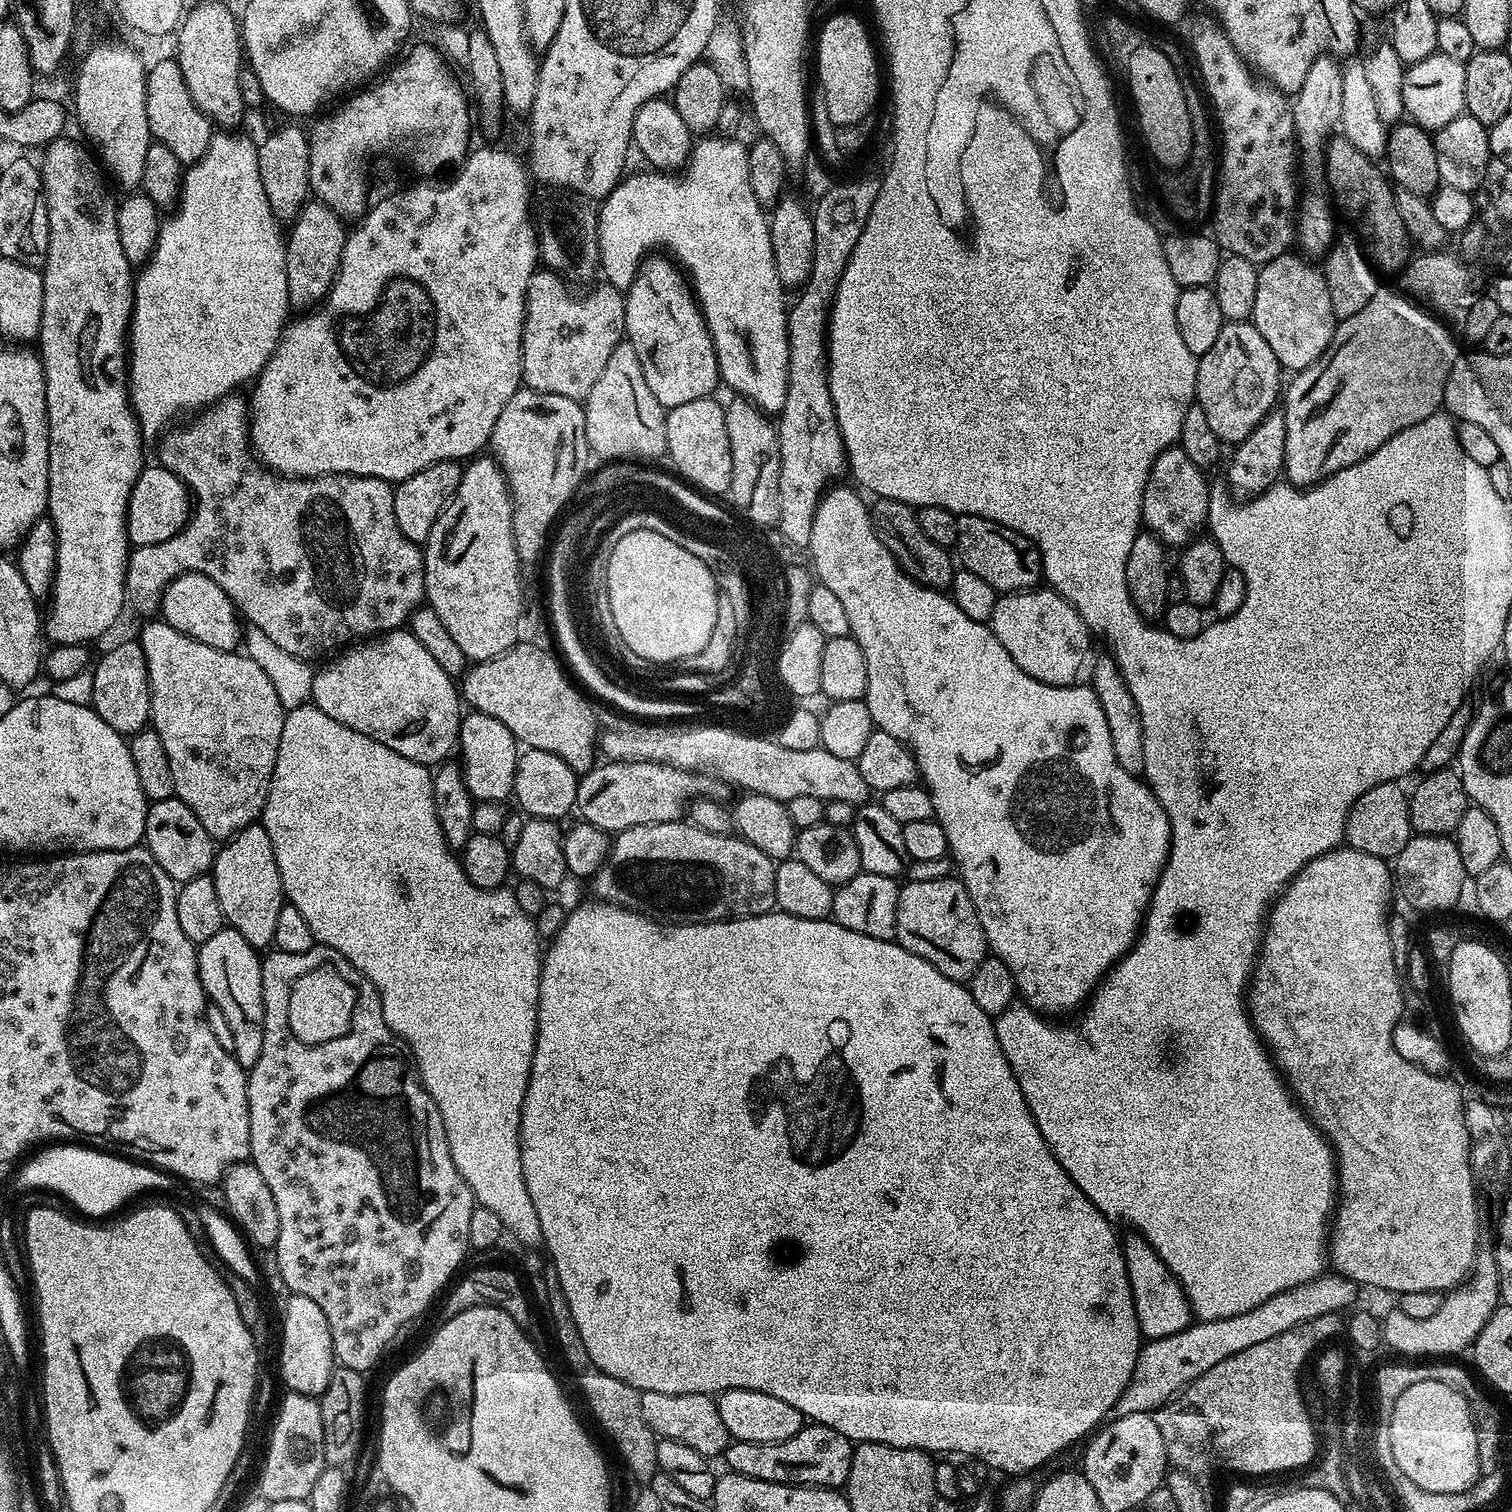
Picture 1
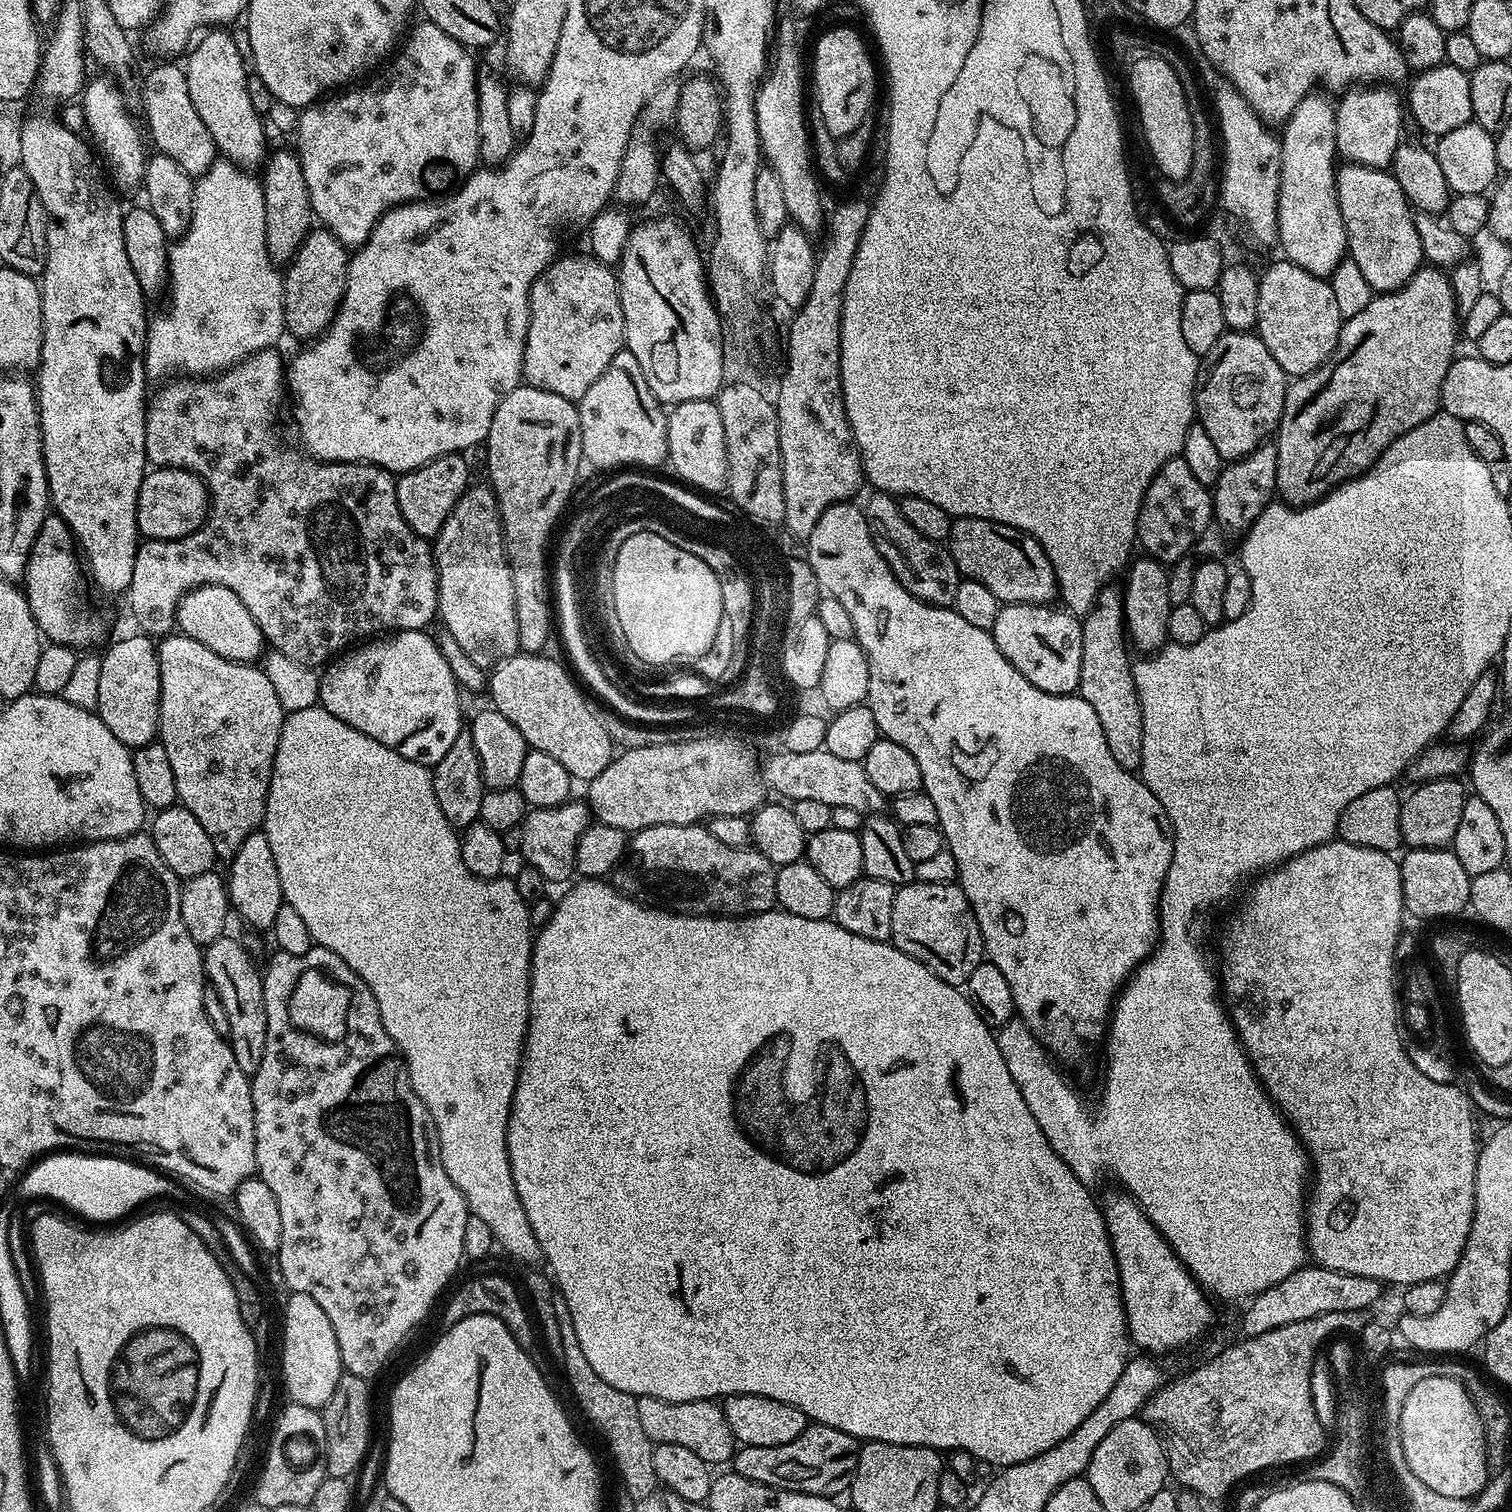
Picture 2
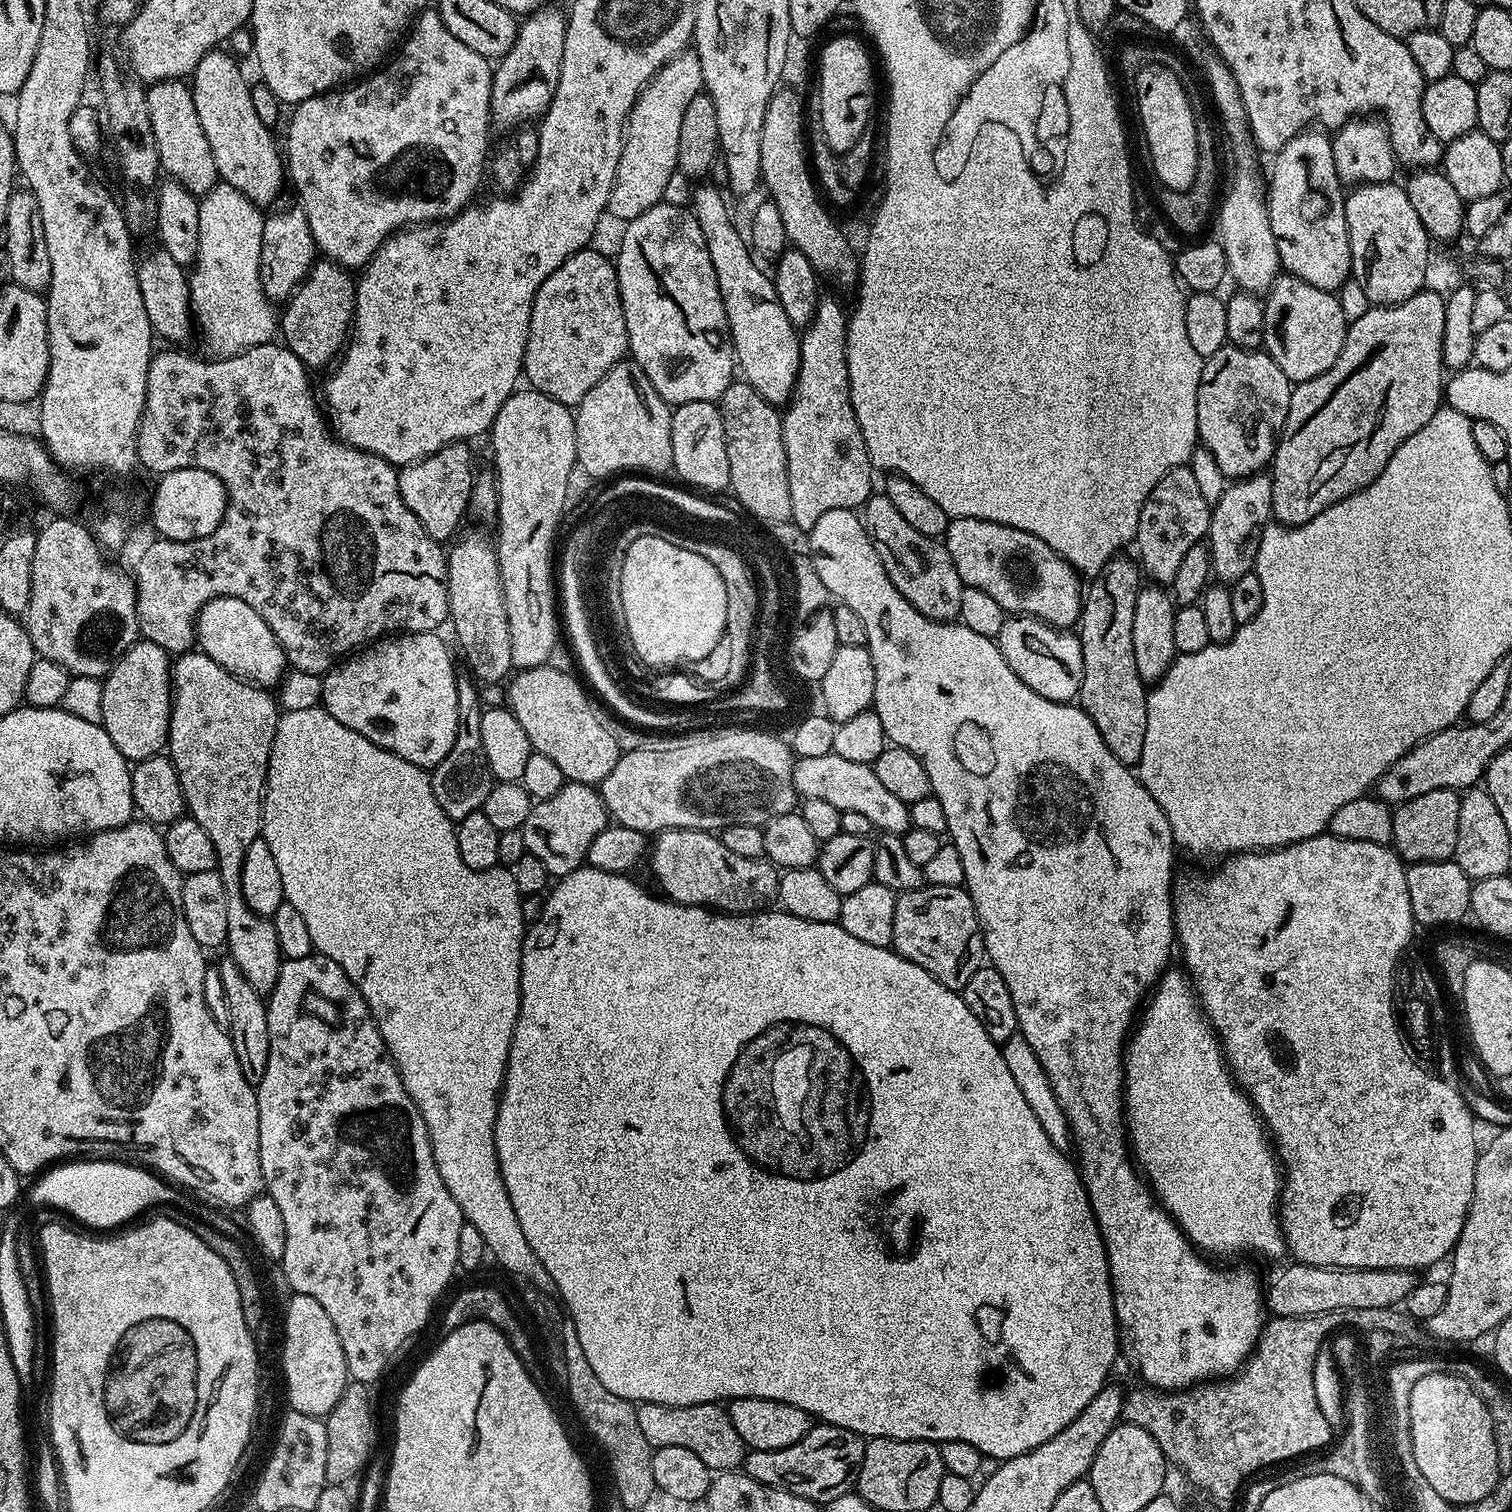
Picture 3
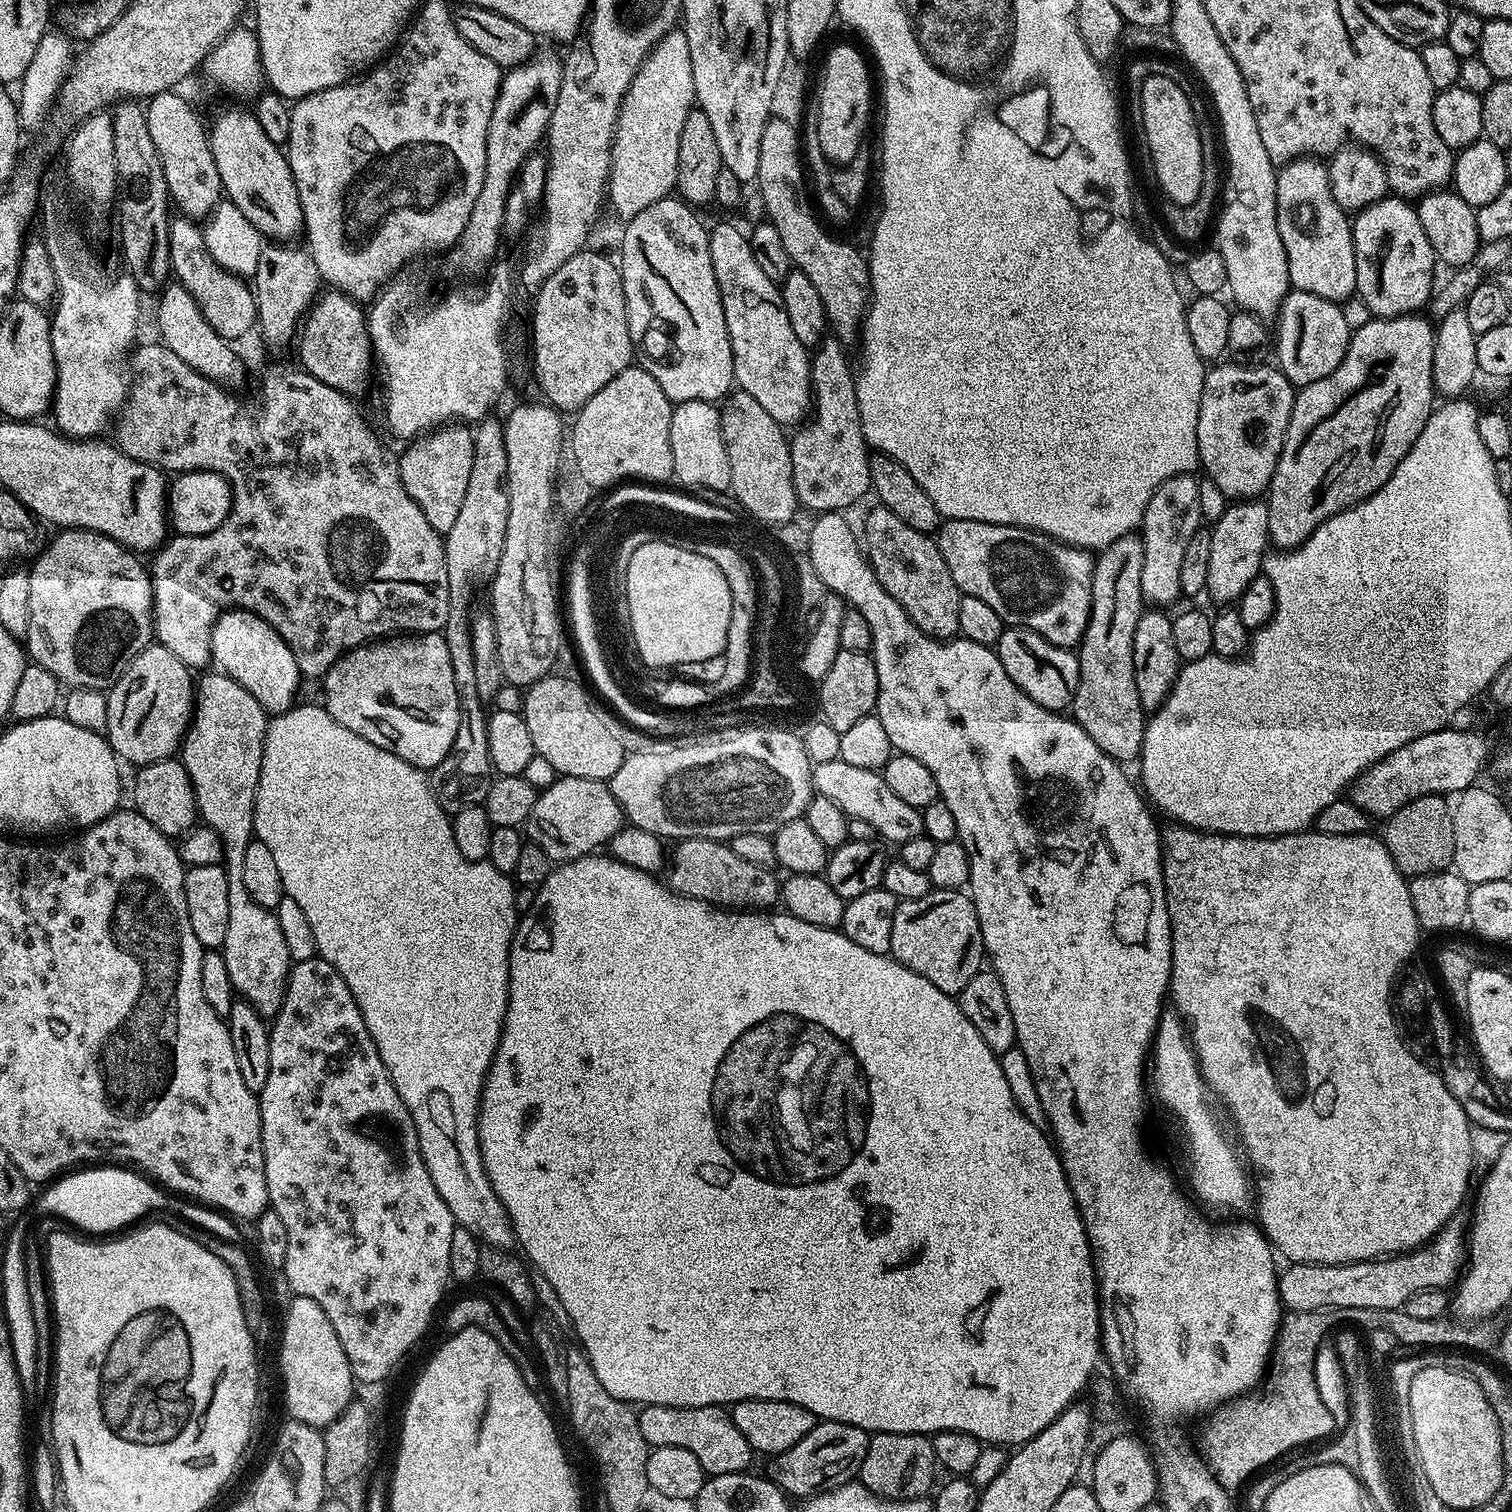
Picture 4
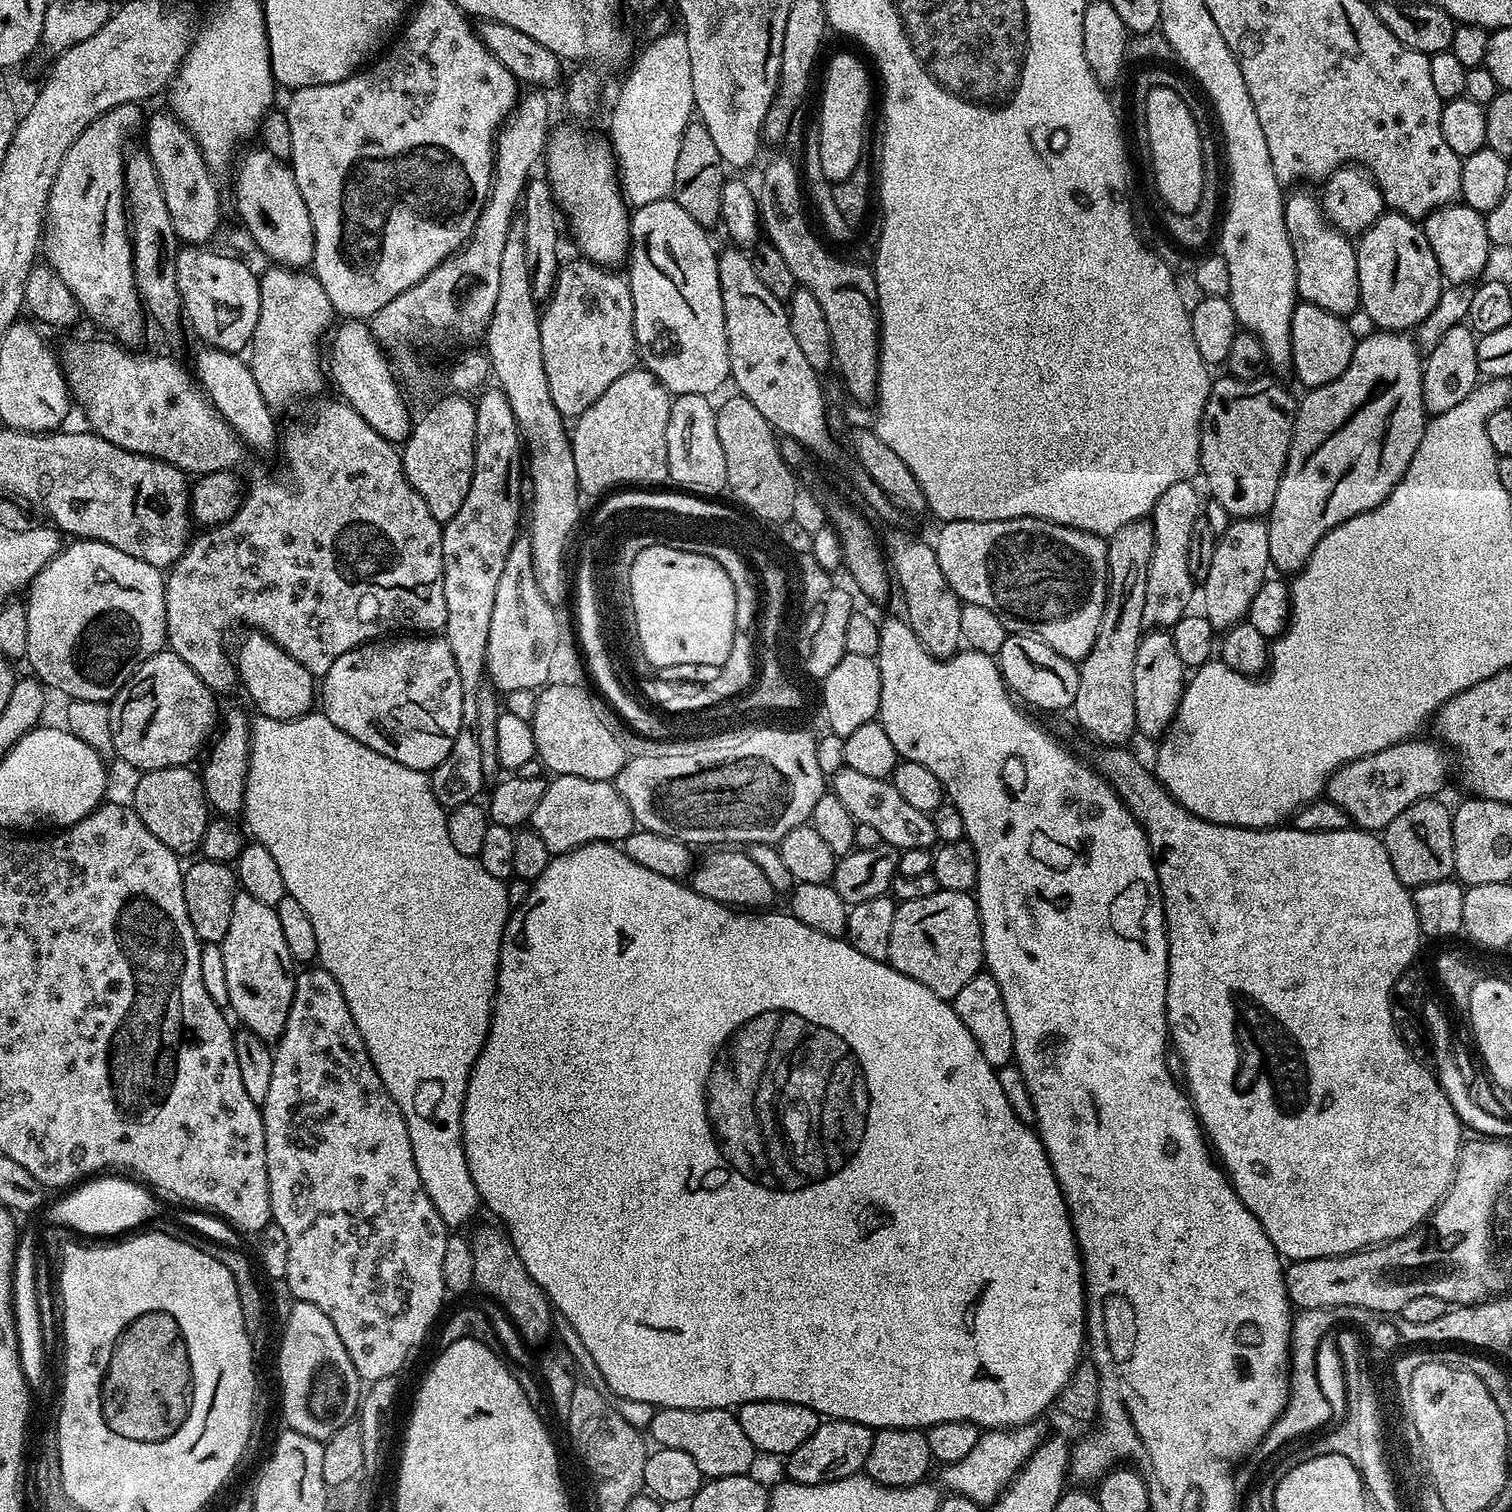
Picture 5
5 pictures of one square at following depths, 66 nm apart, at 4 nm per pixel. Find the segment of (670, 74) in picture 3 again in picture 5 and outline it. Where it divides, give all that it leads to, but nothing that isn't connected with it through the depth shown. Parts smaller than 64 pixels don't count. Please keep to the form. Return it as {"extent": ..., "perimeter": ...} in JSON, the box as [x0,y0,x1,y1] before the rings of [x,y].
{"extent":[607,30,695,208],"perimeter":[[[669,30],[648,44],[620,88],[607,133],[616,157],[621,193],[634,208],[671,195],[682,134],[695,113],[690,50],[684,34]]]}

